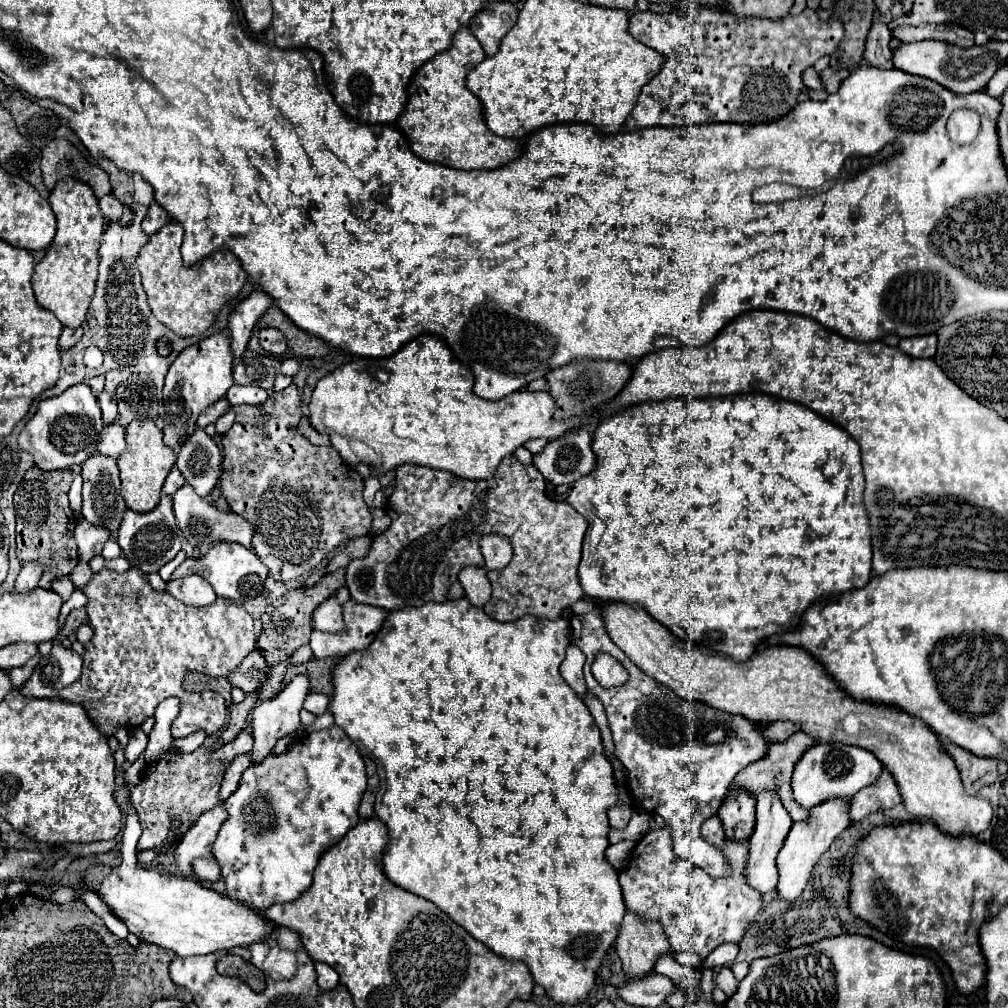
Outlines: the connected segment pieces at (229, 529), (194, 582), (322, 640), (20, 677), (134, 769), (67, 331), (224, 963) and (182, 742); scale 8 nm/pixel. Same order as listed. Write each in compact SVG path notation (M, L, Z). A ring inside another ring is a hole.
M189 484L181 486L175 494L173 494L173 510L175 510L175 518L177 518L177 526L183 530L185 540L193 546L201 546L203 542L221 542L221 540L231 540L231 542L239 542L245 548L253 548L251 546L251 538L253 538L253 530L249 526L247 520L243 520L237 514L227 514L227 512L219 512L215 506L211 506L207 500L203 500L201 496L197 496L193 492L193 488Z
M191 574L179 580L169 580L167 592L177 600L183 600L191 608L203 608L217 600L217 594L209 588L209 584L199 574Z
M349 600L347 604L343 604L343 614L345 614L343 632L323 634L323 632L313 630L309 646L315 654L315 658L345 656L353 650L365 650L379 634L389 612L383 608L357 604L357 602Z
M33 656L23 668L13 668L13 670L9 672L13 690L21 690L21 688L23 688L23 684L27 682L27 678L31 678L31 672L33 672L33 668L37 666L37 662L39 662L39 656Z
M144 751L140 754L137 761L125 770L125 781L129 786L129 792L140 782L142 770L144 768Z
M63 328L63 334L61 334L61 338L59 338L59 346L63 348L63 350L69 350L69 348L73 348L75 344L77 344L77 340L83 336L83 328L75 328L75 330L71 330L71 328Z
M231 952L221 954L219 958L215 958L215 970L221 976L235 976L235 978L243 980L255 992L265 988L265 976L263 976L263 972L255 964L251 964L245 958L241 958L239 954L231 954ZM225 970L229 970L229 972L225 972Z
M197 730L197 732L193 732L193 734L185 736L185 738L173 740L171 748L173 748L173 750L181 750L181 752L191 752L191 750L199 748L199 746L205 742L205 738L207 738L205 730Z

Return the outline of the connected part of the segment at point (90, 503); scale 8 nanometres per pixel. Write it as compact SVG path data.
M93 454L85 464L83 464L83 518L91 526L99 528L109 528L111 536L115 538L119 532L119 524L123 520L123 512L127 510L127 504L121 496L121 480L119 480L119 470L117 470L117 460L105 458L101 454Z

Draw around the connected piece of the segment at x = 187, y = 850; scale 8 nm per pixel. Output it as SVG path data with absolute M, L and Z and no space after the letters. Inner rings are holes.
M219 804L213 810L203 812L199 820L187 830L187 834L179 838L175 846L175 866L179 876L195 878L193 862L199 858L213 858L211 844L225 818L227 818L227 812L223 804Z

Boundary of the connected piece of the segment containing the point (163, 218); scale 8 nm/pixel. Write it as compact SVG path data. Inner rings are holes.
M153 202L151 206L149 206L149 212L147 212L147 216L145 216L145 220L143 220L143 232L147 234L147 236L153 236L155 232L159 232L165 224L169 224L171 222L171 218L169 218L169 214L157 204L157 202Z

